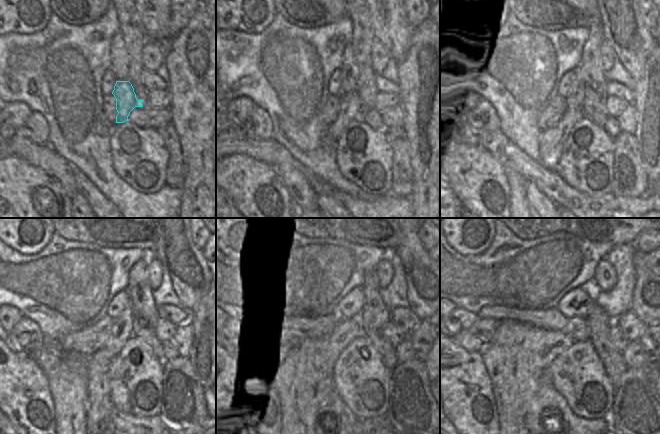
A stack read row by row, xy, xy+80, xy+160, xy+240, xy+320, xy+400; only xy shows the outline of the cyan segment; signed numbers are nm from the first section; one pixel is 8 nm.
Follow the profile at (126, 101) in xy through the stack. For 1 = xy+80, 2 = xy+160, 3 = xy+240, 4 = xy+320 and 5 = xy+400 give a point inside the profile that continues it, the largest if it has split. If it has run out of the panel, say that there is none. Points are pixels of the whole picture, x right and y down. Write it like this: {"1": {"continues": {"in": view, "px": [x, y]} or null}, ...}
{"1": {"continues": {"in": "xy+80", "px": [350, 109]}}, "2": {"continues": {"in": "xy+160", "px": [552, 140]}}, "3": {"continues": {"in": "xy+240", "px": [98, 420]}}, "4": {"continues": {"in": "xy+320", "px": [328, 420]}}, "5": {"continues": {"in": "xy+400", "px": [542, 420]}}}

